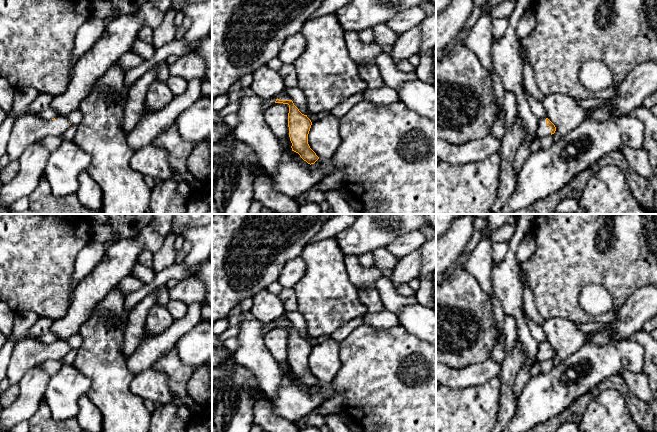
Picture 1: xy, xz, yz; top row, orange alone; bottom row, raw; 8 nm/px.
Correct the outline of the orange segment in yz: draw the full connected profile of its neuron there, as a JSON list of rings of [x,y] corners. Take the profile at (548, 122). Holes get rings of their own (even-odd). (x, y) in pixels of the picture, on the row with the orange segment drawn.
[[[548,118],[540,119],[537,132],[538,137],[552,135],[555,133],[555,131],[555,125]]]

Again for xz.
[[[278,94],[275,98],[275,103],[289,105],[288,127],[292,151],[298,153],[308,164],[314,164],[319,157],[308,144],[308,134],[312,125],[311,120],[299,111],[287,94]]]

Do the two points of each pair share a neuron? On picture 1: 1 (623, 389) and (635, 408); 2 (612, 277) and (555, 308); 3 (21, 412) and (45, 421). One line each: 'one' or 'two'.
1: one
2: one
3: two

